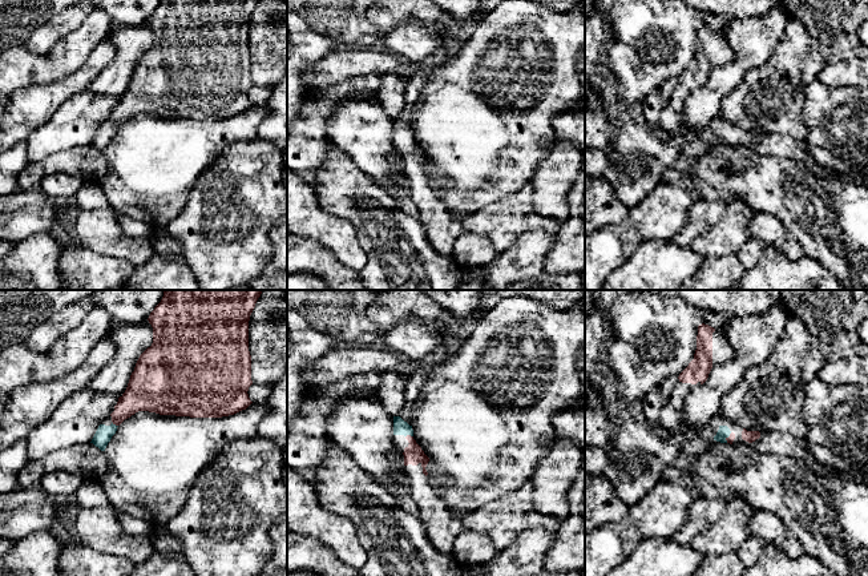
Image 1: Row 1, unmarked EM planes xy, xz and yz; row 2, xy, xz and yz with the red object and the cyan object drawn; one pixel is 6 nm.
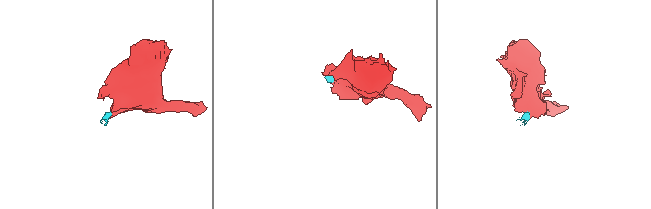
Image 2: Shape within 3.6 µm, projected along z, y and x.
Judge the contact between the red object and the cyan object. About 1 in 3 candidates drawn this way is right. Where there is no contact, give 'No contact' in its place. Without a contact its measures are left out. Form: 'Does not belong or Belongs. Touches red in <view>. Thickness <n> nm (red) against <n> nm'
Belongs. Touches red in xz. Thickness 120 nm (red) against 90 nm

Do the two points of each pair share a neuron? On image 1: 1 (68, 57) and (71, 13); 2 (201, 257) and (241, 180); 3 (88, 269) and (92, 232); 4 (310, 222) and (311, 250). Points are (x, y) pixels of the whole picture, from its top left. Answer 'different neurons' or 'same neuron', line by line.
1: different neurons
2: same neuron
3: different neurons
4: different neurons

